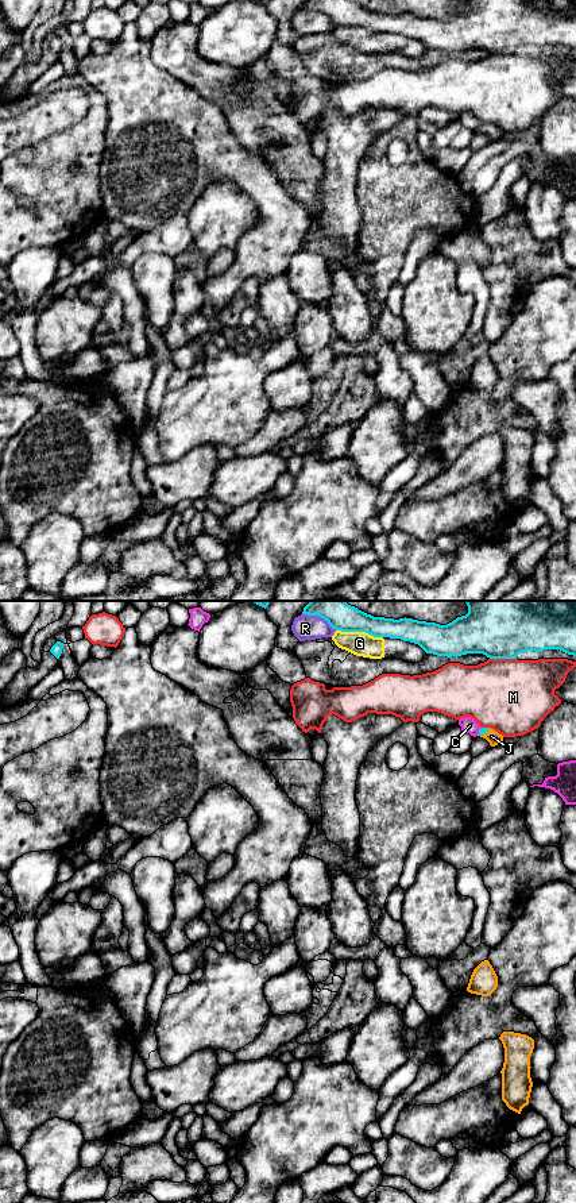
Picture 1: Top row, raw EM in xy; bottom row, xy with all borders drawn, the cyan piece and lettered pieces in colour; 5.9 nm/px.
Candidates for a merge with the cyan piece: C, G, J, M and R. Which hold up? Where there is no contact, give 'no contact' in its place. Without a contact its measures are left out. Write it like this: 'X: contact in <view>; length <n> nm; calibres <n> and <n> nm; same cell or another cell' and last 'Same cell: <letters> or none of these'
C: contact in xy; length 50 nm; calibres 40 and 90 nm; another cell
G: contact in xy; length 280 nm; calibres 160 and 140 nm; another cell
J: contact in xy; length 80 nm; calibres 40 and 80 nm; same cell
M: contact in xy; length 160 nm; calibres 320 and 440 nm; another cell
R: contact in xy; length 220 nm; calibres 160 and 150 nm; another cell
Same cell: J

